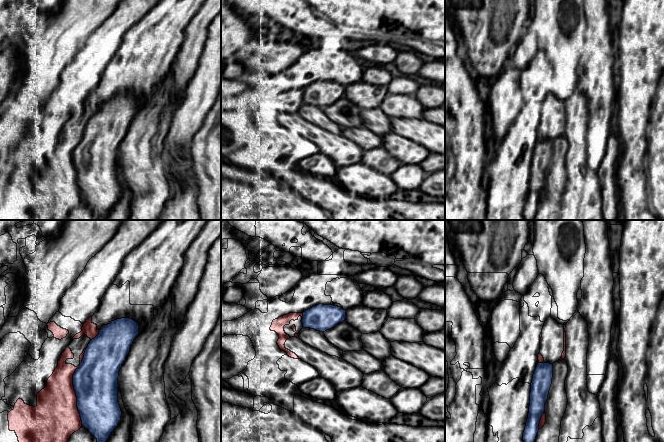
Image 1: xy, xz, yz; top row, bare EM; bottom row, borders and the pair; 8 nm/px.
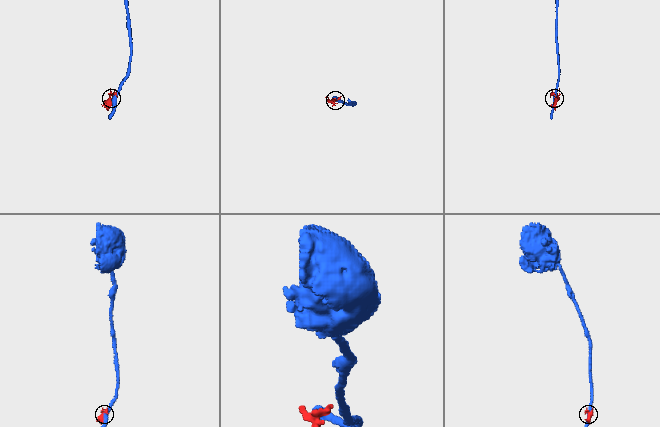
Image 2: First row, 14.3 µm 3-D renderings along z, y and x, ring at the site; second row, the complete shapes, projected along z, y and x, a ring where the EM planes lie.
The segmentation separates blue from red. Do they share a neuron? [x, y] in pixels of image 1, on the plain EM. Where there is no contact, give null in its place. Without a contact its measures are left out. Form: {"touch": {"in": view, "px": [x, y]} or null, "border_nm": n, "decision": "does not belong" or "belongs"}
{"touch": {"in": "xy", "px": [74, 163]}, "border_nm": 600, "decision": "does not belong"}

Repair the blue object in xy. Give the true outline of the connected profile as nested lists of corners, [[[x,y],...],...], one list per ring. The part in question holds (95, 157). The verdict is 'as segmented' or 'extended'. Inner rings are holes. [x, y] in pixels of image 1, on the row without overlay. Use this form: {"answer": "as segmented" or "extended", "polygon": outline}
{"answer": "as segmented", "polygon": [[[121,94],[111,97],[90,117],[83,136],[73,151],[82,201],[97,215],[97,220],[105,220],[121,196],[122,187],[118,178],[119,147],[138,110],[139,101],[133,95]]]}

